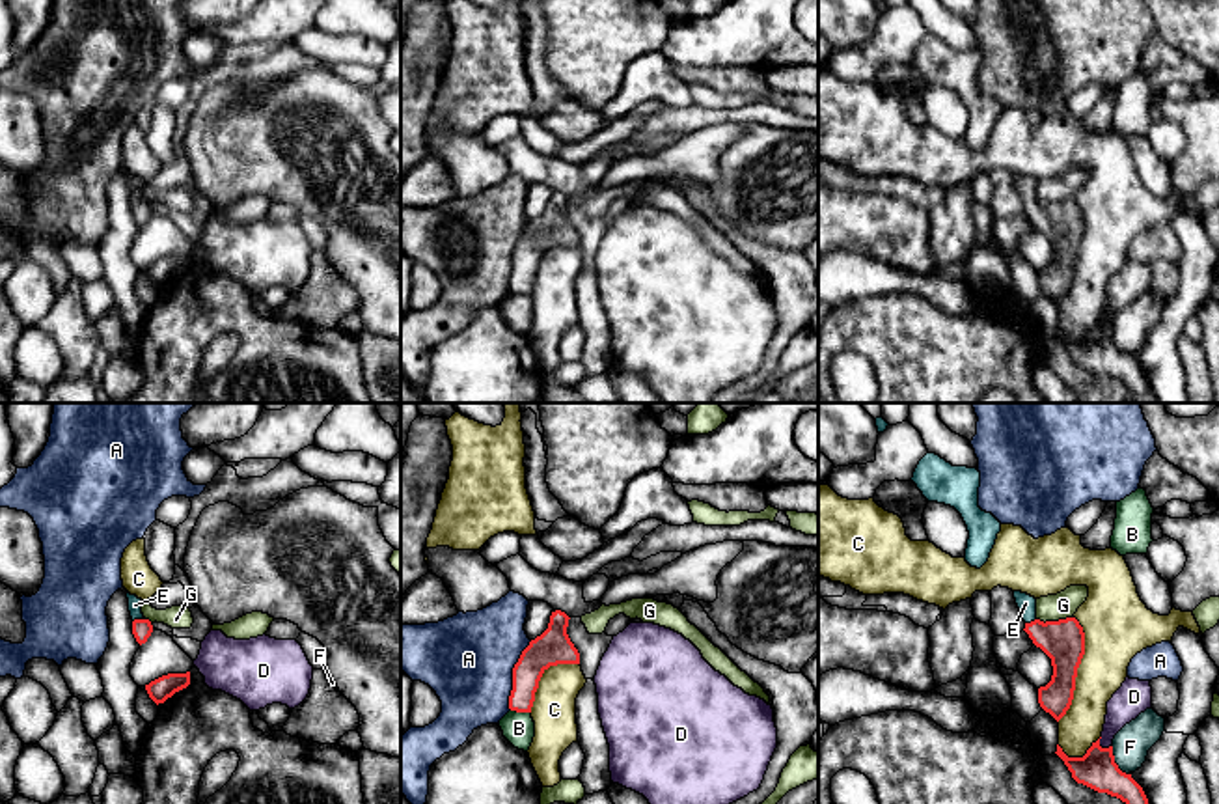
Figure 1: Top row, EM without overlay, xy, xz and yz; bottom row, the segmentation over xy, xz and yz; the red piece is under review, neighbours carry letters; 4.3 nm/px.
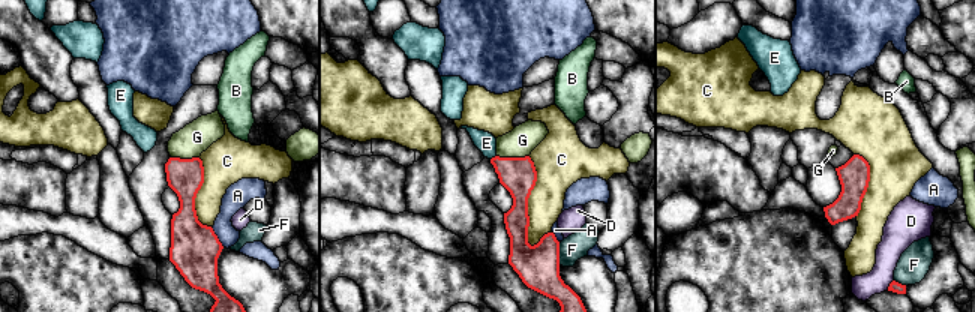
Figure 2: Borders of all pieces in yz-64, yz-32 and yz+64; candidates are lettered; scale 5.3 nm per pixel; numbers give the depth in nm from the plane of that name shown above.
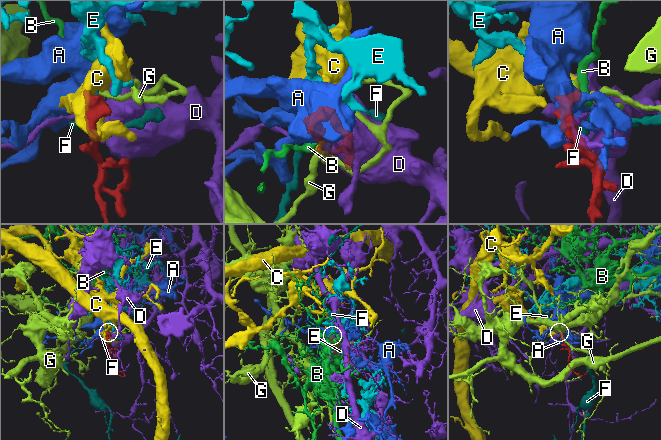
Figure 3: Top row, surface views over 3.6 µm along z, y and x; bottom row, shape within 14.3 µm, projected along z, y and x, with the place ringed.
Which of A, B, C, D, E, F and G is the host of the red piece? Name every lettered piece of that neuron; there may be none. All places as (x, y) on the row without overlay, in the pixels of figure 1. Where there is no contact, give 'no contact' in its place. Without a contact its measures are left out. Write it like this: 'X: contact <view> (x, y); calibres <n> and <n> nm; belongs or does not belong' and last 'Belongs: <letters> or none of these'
A: contact xz (513, 258); calibres 150 and 400 nm; does not belong
B: contact xz (520, 293); calibres 130 and 140 nm; does not belong
C: contact yz (1078, 249); calibres 180 and 300 nm; does not belong
D: contact yz (1104, 331); calibres 170 and 150 nm; does not belong
E: contact xy (138, 202); calibres 90 and 60 nm; belongs
F: contact yz (1113, 344); calibres 170 and 160 nm; does not belong
G: contact yz (1054, 204); calibres 180 and 120 nm; does not belong
Belongs: E

